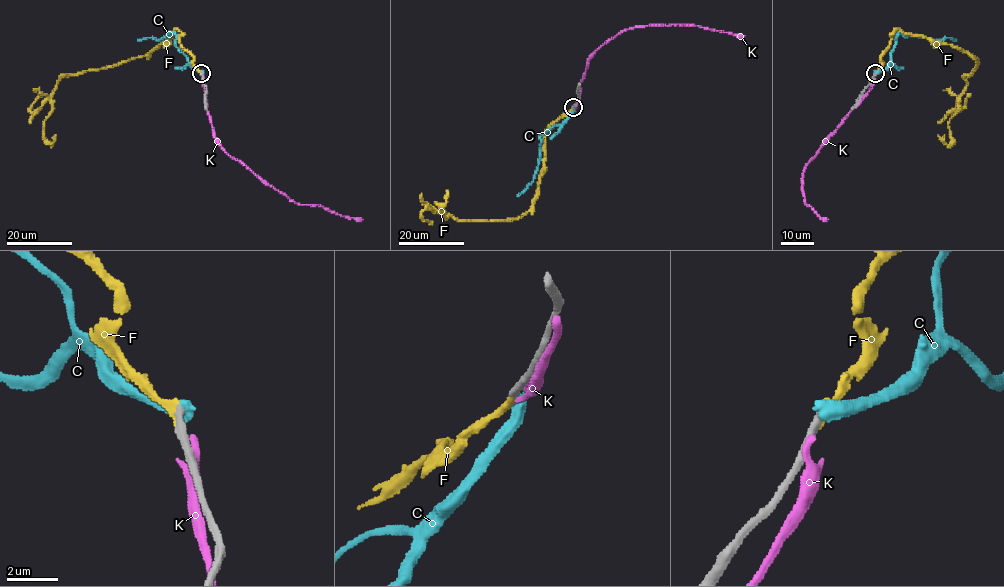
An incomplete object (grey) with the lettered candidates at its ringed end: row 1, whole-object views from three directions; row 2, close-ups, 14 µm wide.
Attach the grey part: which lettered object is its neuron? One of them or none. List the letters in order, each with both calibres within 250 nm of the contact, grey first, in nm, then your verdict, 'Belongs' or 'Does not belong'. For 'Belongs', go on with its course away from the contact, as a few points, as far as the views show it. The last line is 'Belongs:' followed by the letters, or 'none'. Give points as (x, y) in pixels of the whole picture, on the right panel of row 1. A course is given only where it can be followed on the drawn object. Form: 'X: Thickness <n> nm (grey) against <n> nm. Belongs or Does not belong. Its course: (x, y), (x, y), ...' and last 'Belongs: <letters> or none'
C: Thickness 320 nm (grey) against 550 nm. Does not belong
F: Thickness 380 nm (grey) against 360 nm. Belongs. Its course: (875, 74), (895, 29), (975, 57), (958, 111), (948, 121), (951, 144), (938, 134)
K: Thickness 300 nm (grey) against 320 nm. Does not belong
Belongs: F

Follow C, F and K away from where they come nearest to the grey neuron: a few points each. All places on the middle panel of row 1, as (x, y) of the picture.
C: (573, 107), (570, 115), (541, 135), (533, 180), (516, 197)
F: (573, 107), (544, 134), (544, 158), (530, 209), (496, 220), (445, 217), (435, 202), (444, 204), (448, 190)
K: (575, 105), (588, 60), (623, 31), (646, 25), (698, 25), (744, 36)

